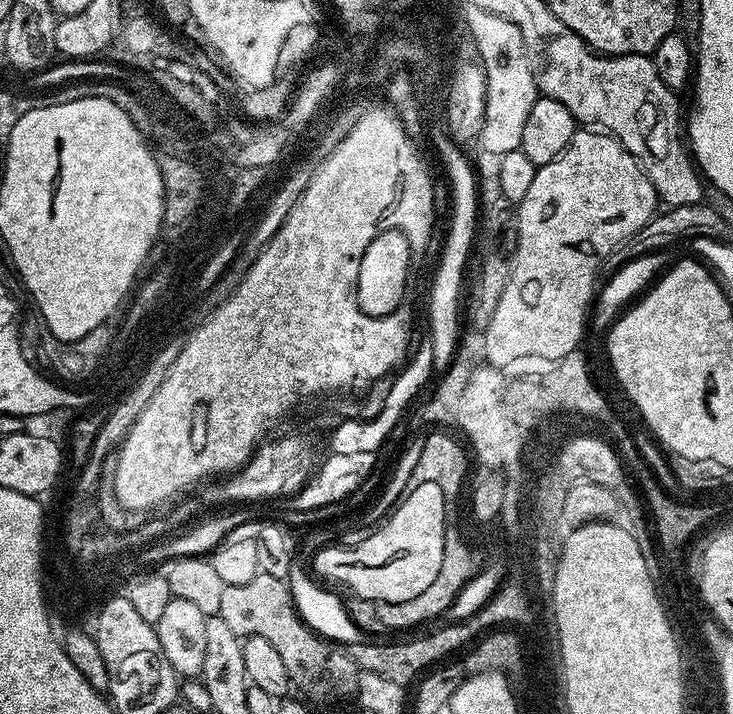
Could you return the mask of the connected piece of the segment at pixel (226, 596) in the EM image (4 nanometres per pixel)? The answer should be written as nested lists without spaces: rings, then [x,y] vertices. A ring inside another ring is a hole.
[[[260,573],[242,586],[225,585],[218,614],[236,636],[265,638],[281,655],[293,687],[300,688],[308,697],[332,698],[345,692],[345,684],[351,688],[357,685],[358,668],[354,661],[300,619],[292,603],[291,589],[284,580]]]

